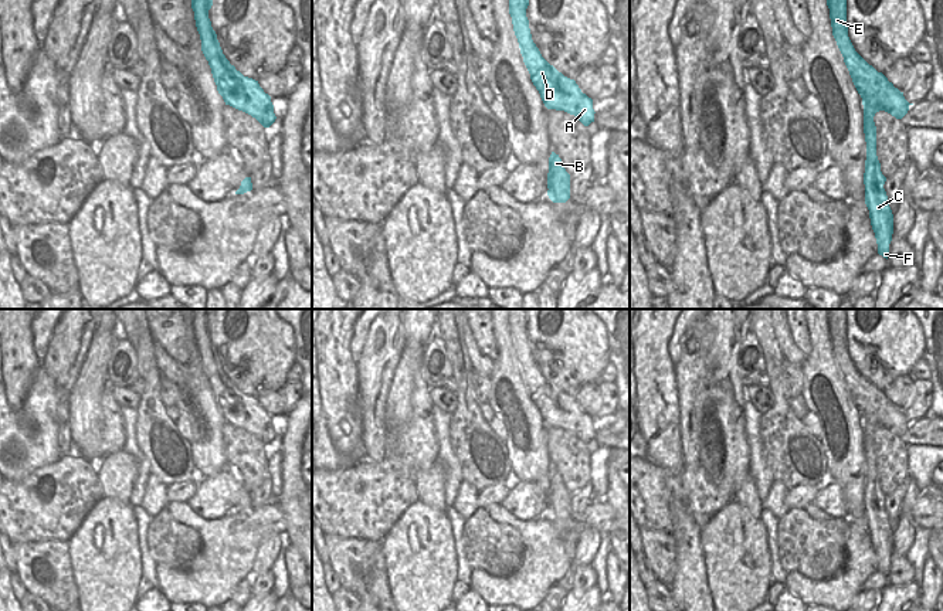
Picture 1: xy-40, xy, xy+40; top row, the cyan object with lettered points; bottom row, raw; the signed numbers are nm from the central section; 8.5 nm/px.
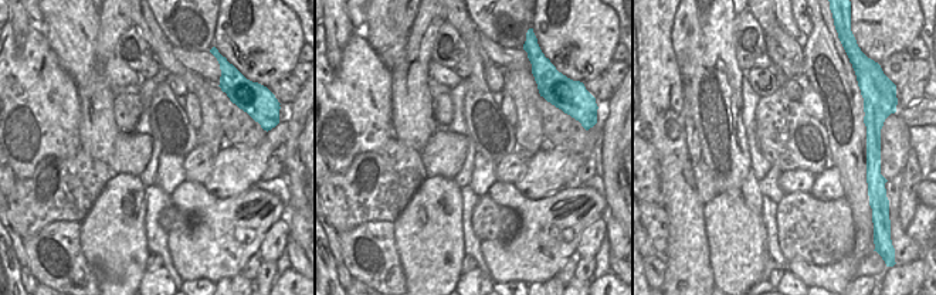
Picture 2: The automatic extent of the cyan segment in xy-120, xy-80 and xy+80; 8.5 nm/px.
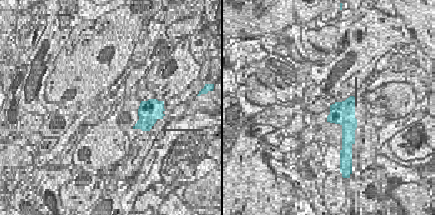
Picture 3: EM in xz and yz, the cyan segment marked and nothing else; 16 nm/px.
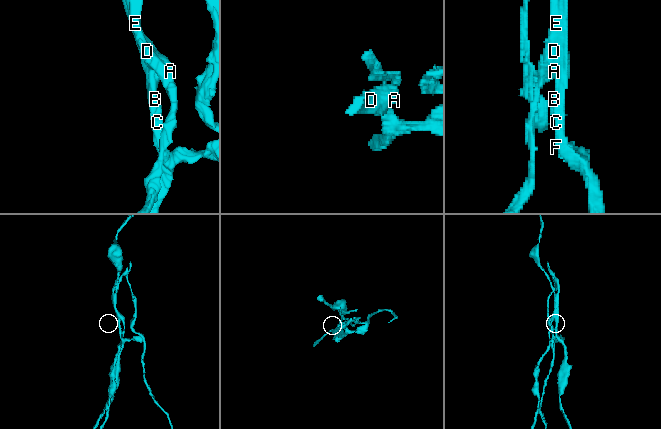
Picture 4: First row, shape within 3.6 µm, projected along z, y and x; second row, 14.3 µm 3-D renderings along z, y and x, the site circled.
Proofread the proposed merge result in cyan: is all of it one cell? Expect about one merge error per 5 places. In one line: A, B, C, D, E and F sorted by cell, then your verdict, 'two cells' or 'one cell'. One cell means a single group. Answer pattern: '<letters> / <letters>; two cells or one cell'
A D E / B C F; two cells

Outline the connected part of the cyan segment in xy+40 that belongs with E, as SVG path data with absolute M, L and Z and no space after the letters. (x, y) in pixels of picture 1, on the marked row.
M827 0L827 6L832 35L858 94L862 99L876 99L885 112L902 119L913 103L909 103L903 92L895 88L882 72L878 72L855 51L847 30L847 0Z

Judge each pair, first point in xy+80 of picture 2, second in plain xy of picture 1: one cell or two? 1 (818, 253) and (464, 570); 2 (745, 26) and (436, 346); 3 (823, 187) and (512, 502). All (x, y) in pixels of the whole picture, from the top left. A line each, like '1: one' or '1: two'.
1: two
2: one
3: one

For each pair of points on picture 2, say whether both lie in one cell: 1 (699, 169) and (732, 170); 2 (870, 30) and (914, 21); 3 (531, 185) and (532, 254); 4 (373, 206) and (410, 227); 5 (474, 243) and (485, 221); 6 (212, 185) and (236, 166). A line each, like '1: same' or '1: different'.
1: different
2: same
3: different
4: different
5: different
6: same

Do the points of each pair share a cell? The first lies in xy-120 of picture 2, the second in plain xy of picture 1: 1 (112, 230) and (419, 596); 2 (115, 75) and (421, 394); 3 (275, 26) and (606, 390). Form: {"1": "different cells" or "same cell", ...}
{"1": "same cell", "2": "different cells", "3": "different cells"}

